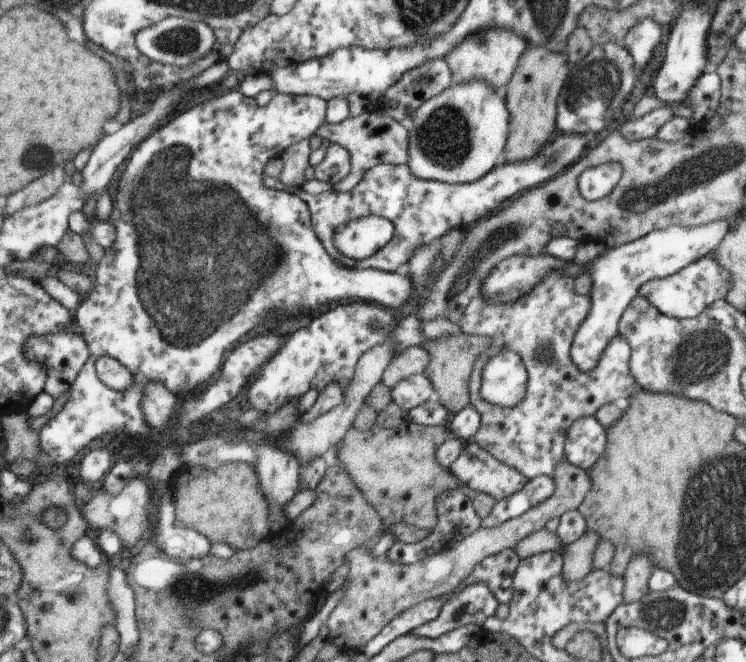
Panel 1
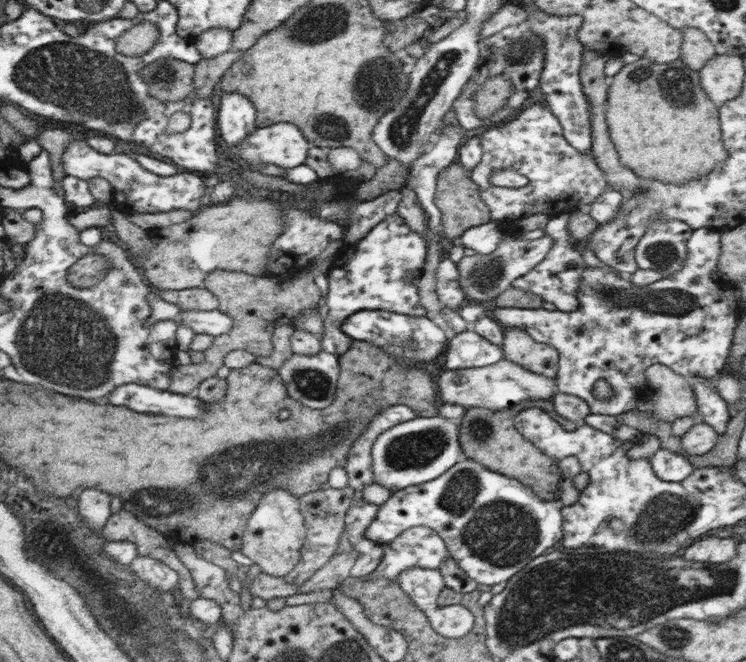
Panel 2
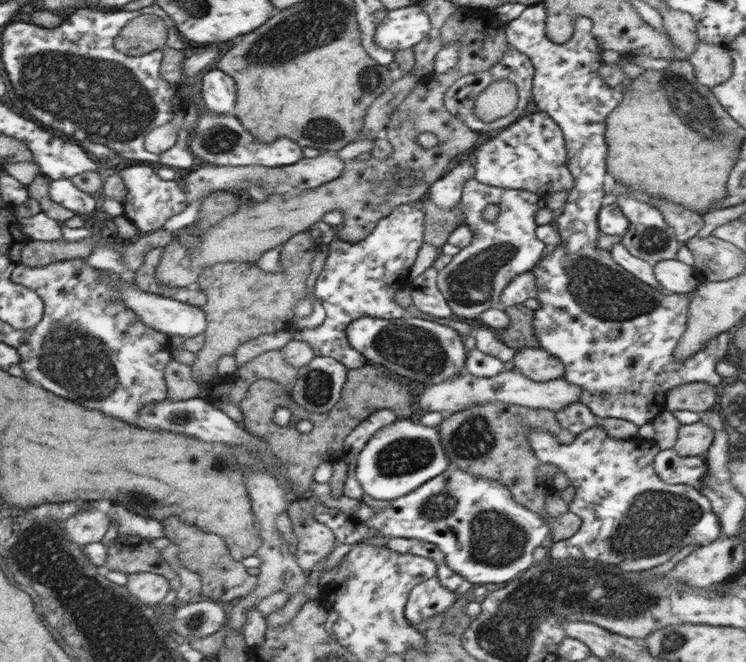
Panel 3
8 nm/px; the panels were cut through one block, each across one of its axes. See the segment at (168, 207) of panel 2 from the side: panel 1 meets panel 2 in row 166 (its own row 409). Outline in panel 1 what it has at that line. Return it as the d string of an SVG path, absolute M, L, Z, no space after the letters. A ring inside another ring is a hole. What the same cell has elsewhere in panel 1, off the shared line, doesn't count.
M234 89L231 92L222 94L222 96L214 96L214 98L206 100L204 104L198 104L198 106L194 106L190 110L186 108L176 112L166 124L160 129L156 129L133 150L133 154L130 155L130 160L126 164L126 170L124 170L119 182L112 215L107 220L114 225L117 234L116 240L112 243L112 246L105 249L102 258L98 262L95 285L87 296L82 298L74 316L74 326L89 346L90 360L84 362L84 368L80 370L76 381L72 384L71 395L64 409L55 418L46 422L40 428L40 432L38 432L38 440L40 440L40 450L42 452L36 458L36 466L40 466L40 470L59 463L72 462L75 456L79 456L78 452L82 451L87 445L95 444L95 439L107 432L115 432L117 434L120 432L123 440L126 436L138 440L136 453L139 451L139 444L142 444L142 452L146 452L148 458L152 454L156 454L154 452L155 443L152 442L153 440L150 437L150 426L148 426L146 418L144 418L144 412L140 408L140 402L142 402L142 396L144 396L144 388L148 386L145 382L148 380L158 380L160 382L162 380L164 381L164 386L176 396L196 390L200 384L206 384L207 380L210 380L218 372L218 368L222 366L222 362L224 363L224 352L231 350L233 346L250 334L256 328L256 324L264 322L266 314L272 316L276 310L284 310L288 314L290 312L294 314L298 310L310 310L310 308L324 307L326 309L330 302L332 304L336 301L340 302L343 298L354 298L356 301L362 299L368 304L378 302L380 306L395 312L412 298L414 286L412 286L408 274L381 272L372 268L359 270L342 266L342 264L335 262L326 252L323 244L318 240L316 233L313 231L309 205L297 194L274 190L268 188L263 183L264 169L270 159L282 157L287 148L290 148L292 144L309 139L315 134L316 129L325 121L326 103L324 99L314 95L285 95L278 92L269 104L261 107L258 106L255 98L244 96L238 89ZM104 355L116 358L134 376L134 384L124 390L122 398L120 398L118 390L108 390L108 394L106 392L98 392L98 378L96 378L96 370L94 370L94 362L96 366L96 360Z

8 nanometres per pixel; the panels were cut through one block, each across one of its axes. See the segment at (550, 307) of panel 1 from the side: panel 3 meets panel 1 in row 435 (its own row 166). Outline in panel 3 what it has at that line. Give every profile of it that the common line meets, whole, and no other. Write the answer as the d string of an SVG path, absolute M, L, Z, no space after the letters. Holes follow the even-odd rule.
M526 112L471 153L476 175L482 184L536 192L546 198L552 192L568 192L574 188L574 176L567 168L567 150L561 128L546 114Z

